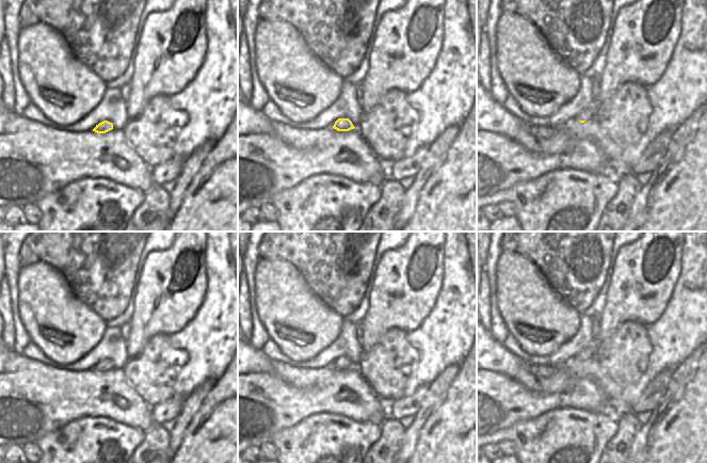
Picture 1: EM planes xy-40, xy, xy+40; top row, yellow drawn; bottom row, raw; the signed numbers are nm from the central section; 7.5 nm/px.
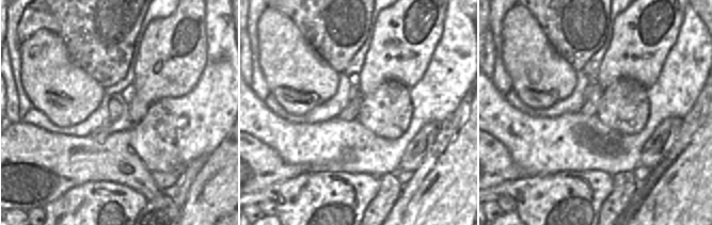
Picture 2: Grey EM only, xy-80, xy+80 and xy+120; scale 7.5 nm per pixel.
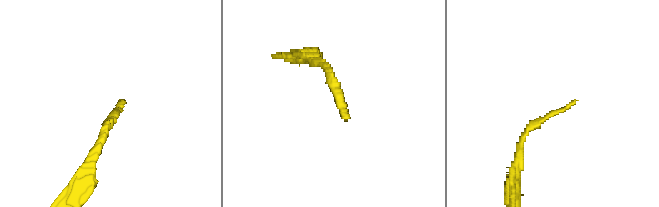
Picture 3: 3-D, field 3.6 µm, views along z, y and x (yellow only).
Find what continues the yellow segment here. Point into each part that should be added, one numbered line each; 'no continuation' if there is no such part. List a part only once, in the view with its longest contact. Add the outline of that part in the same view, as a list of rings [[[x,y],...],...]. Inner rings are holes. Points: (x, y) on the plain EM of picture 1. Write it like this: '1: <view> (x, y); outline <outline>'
1: xy+40 (588, 353); outline [[[588,347],[580,351],[576,358],[579,360],[592,360],[595,357],[595,348],[594,347]]]

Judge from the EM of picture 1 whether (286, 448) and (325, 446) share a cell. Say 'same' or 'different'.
same

